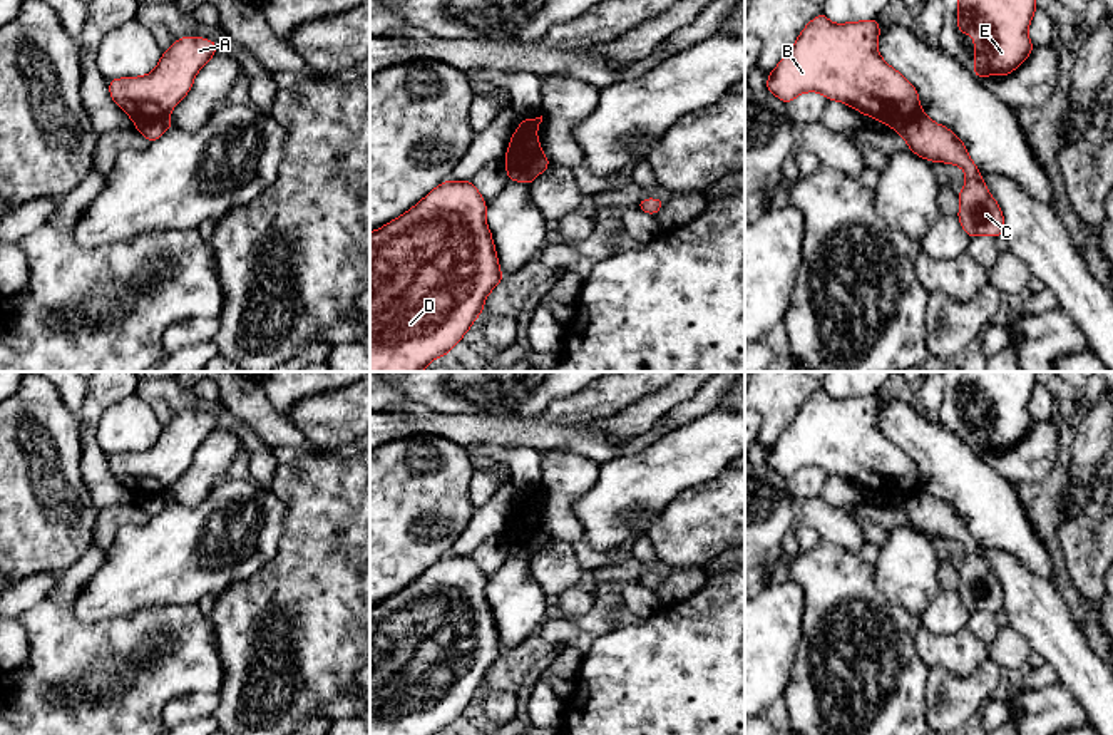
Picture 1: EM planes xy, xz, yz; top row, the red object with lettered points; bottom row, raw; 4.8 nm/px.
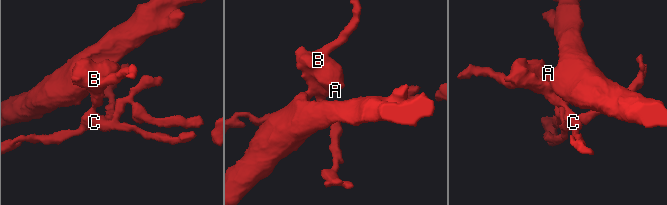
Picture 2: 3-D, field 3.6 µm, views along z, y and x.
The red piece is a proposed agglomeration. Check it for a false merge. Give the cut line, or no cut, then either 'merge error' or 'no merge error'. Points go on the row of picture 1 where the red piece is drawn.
cut in xz along (541, 151), (536, 154), (518, 153), (506, 164); merge error

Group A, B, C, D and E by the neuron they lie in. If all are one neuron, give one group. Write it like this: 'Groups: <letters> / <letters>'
Groups: A B D E / C

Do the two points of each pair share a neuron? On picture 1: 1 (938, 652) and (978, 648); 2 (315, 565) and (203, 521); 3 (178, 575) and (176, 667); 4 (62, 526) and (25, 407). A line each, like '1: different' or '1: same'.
1: same
2: different
3: different
4: same

